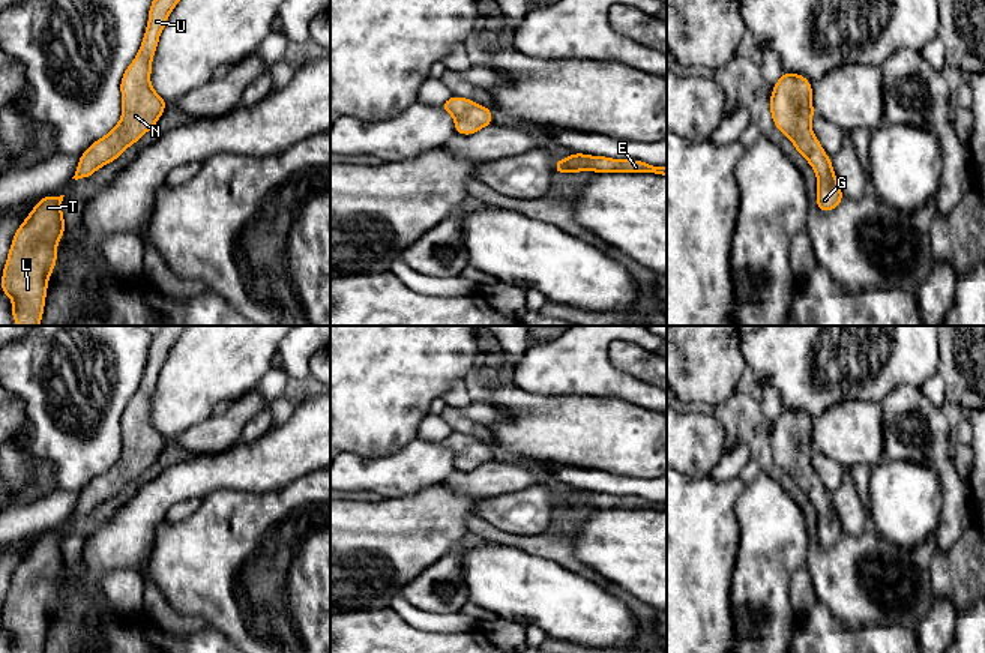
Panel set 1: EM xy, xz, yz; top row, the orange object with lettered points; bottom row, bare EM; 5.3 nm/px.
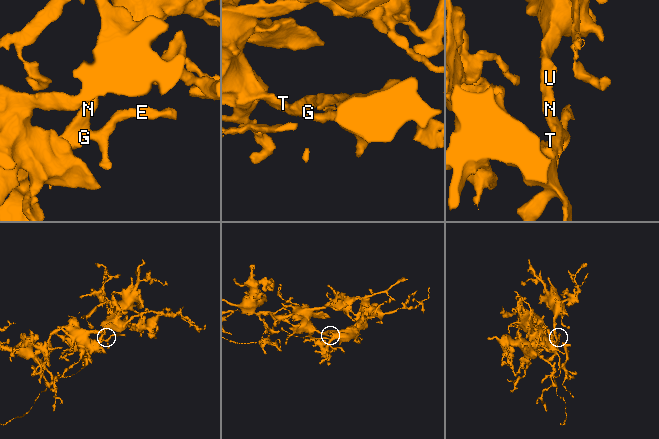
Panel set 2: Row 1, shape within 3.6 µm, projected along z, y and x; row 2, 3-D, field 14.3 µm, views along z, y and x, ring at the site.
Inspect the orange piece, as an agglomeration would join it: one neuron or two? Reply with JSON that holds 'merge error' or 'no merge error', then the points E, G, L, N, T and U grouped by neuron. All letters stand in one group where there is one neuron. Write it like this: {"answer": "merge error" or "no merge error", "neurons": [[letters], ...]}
{"answer": "no merge error", "neurons": [["E", "G", "L", "N", "T", "U"]]}

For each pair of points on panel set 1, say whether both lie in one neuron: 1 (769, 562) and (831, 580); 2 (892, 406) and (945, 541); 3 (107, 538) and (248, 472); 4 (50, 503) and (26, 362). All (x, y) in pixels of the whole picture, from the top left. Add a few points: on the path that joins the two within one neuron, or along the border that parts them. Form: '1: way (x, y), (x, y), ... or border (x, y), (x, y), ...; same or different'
1: border (811, 542), (804, 565); different
2: way (930, 419), (934, 454), (952, 484), (952, 500); same
3: way (141, 515), (174, 484), (213, 472); same
4: border (53, 490), (68, 490), (78, 494); different

